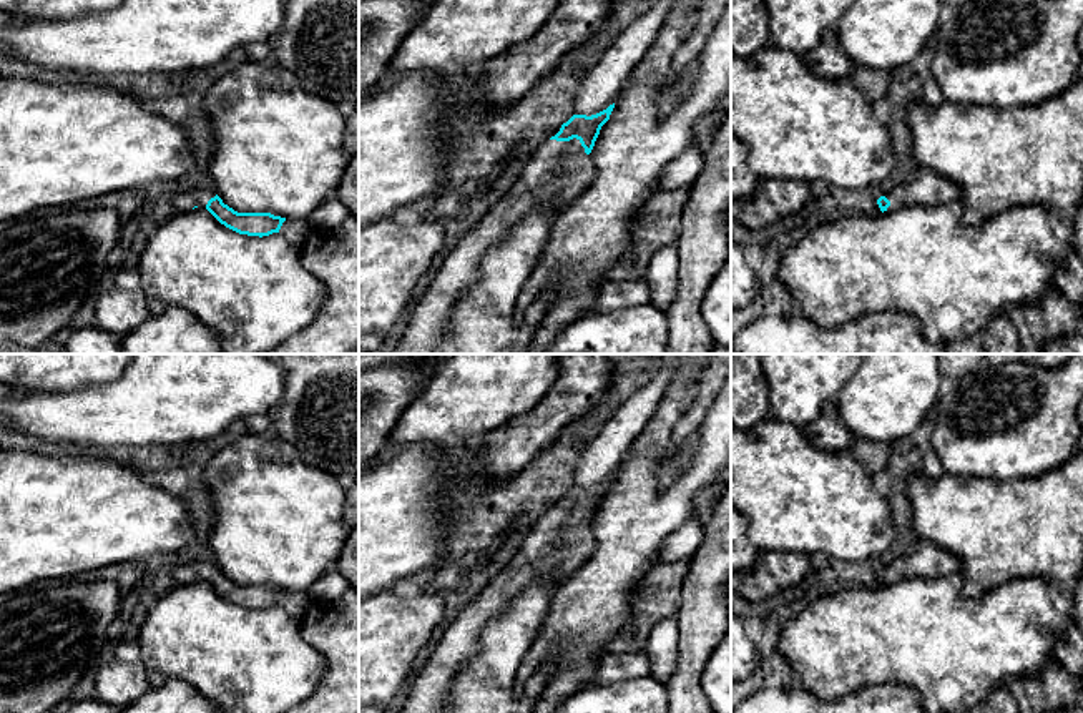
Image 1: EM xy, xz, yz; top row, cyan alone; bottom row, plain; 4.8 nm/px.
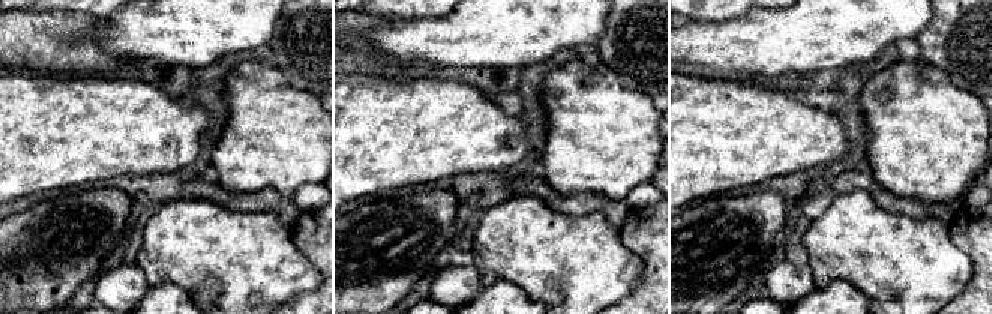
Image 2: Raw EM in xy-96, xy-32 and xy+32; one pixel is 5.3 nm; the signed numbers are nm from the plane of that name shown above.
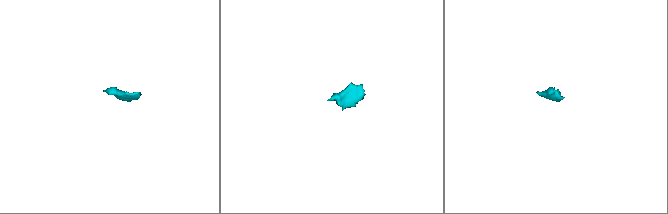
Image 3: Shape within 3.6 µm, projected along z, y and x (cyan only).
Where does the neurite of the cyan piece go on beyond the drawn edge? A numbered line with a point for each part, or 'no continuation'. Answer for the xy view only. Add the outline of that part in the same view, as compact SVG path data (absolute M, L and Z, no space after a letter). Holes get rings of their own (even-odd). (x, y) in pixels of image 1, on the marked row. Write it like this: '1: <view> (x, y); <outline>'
1: xy (186, 200); M191 188L176 194L174 206L178 211L189 211L194 206L206 208L208 201L214 196L216 193L211 188Z
2: xy (296, 231); M286 219L279 229L279 233L296 248L301 248L306 243L309 231L311 223L307 219Z

